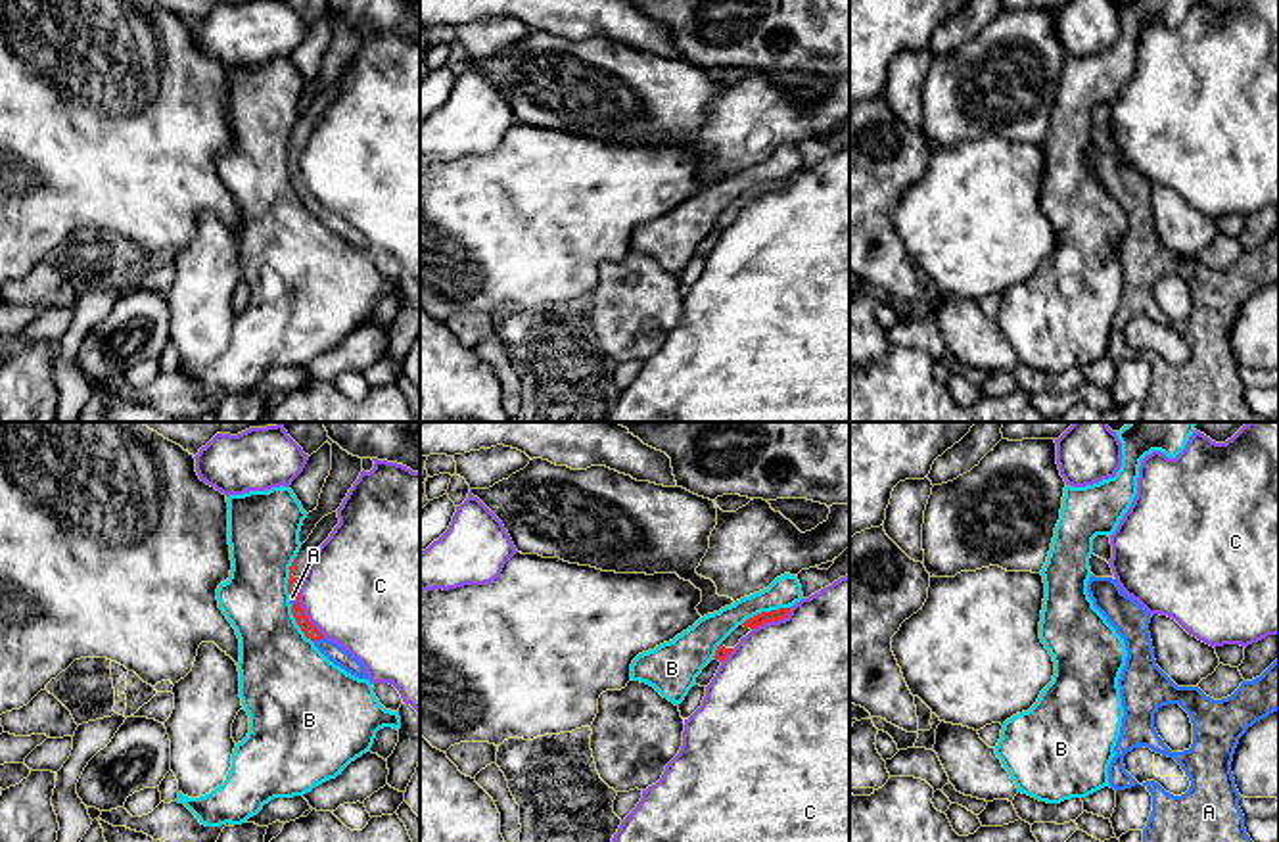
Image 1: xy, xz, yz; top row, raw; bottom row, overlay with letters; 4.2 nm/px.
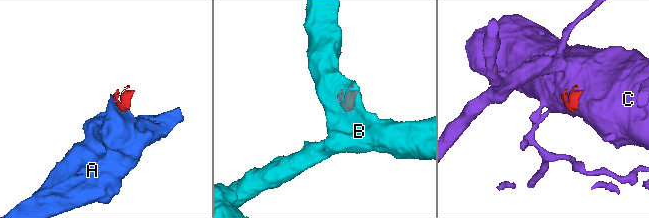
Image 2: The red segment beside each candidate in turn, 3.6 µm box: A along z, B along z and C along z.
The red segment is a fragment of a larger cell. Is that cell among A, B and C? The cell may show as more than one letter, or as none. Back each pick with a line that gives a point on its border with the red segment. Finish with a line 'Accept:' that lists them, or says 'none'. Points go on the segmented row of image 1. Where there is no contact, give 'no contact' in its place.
A: contact xy (317, 639)
Accept: A

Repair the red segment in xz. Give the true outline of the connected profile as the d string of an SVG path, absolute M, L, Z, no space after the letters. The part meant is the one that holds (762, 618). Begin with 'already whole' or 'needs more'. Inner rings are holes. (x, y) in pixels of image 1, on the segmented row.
needs more | M779 608L771 612L761 612L750 620L746 620L742 625L738 625L715 650L715 660L725 660L733 648L740 643L742 637L746 637L752 629L767 623L767 621L779 621L788 618L790 608Z

